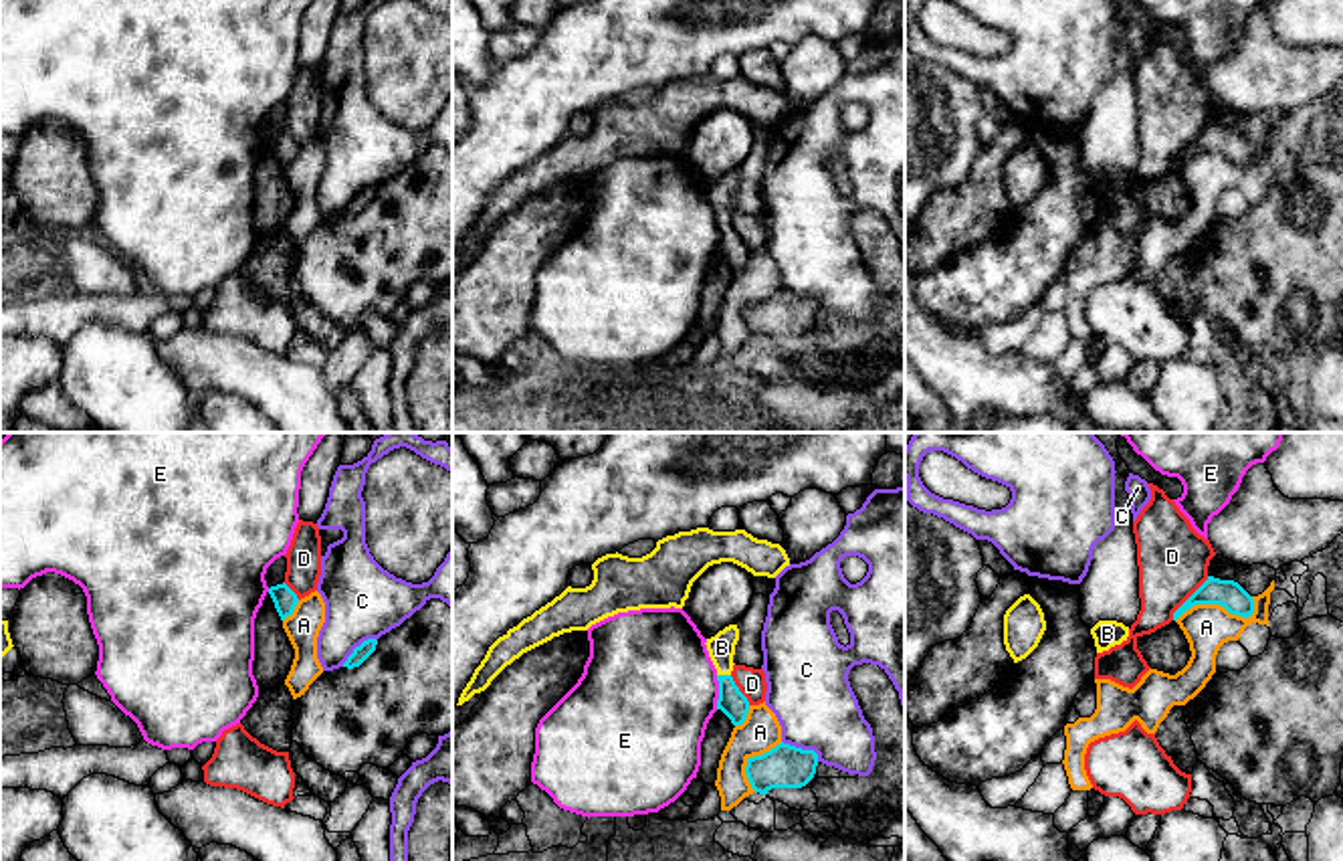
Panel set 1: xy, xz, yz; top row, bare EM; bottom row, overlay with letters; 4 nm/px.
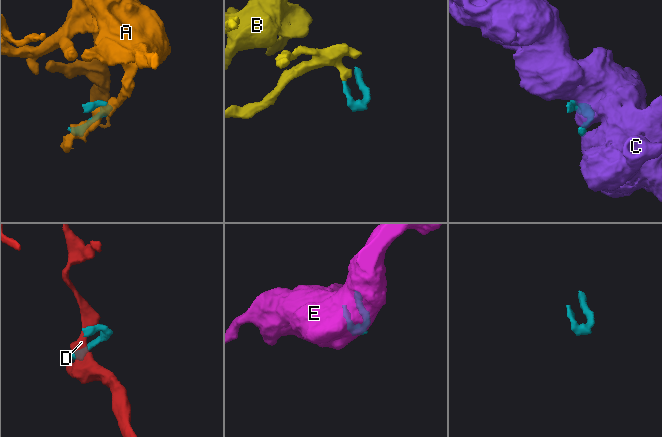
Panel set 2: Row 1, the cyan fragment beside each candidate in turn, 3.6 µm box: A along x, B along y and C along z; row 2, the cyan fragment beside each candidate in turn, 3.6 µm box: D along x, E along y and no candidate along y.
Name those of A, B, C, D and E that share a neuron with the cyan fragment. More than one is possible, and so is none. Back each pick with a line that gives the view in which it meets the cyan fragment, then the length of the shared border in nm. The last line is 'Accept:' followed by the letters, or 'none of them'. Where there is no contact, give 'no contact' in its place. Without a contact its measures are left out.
B: meets cyan in xz; contact 60 nm long
Accept: B

